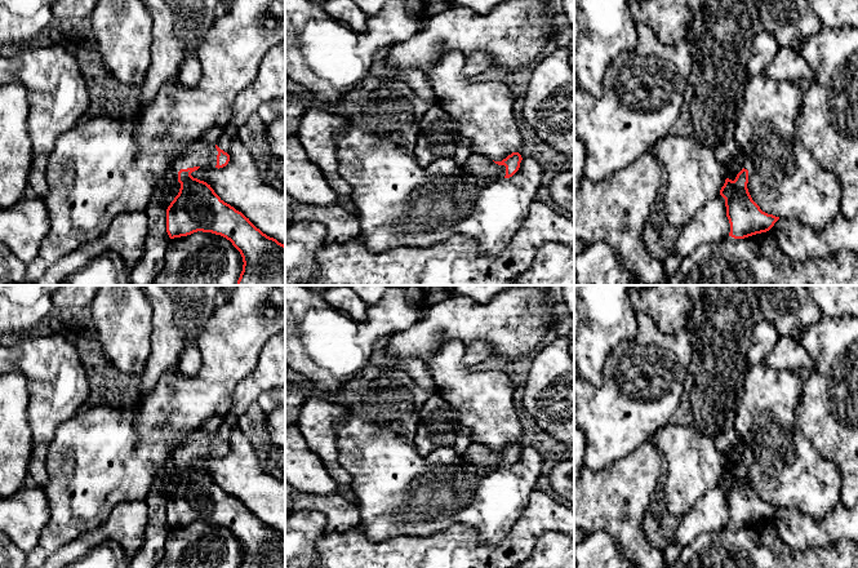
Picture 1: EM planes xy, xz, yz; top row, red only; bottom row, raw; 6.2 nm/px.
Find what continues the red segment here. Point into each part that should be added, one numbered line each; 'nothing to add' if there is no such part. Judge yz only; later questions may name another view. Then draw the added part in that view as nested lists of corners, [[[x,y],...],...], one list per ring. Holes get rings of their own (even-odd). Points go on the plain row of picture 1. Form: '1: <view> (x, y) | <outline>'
1: yz (741, 447) | [[[739,440],[739,443],[735,445],[735,451],[744,458],[750,458],[752,452],[751,449],[744,444],[743,440]]]

